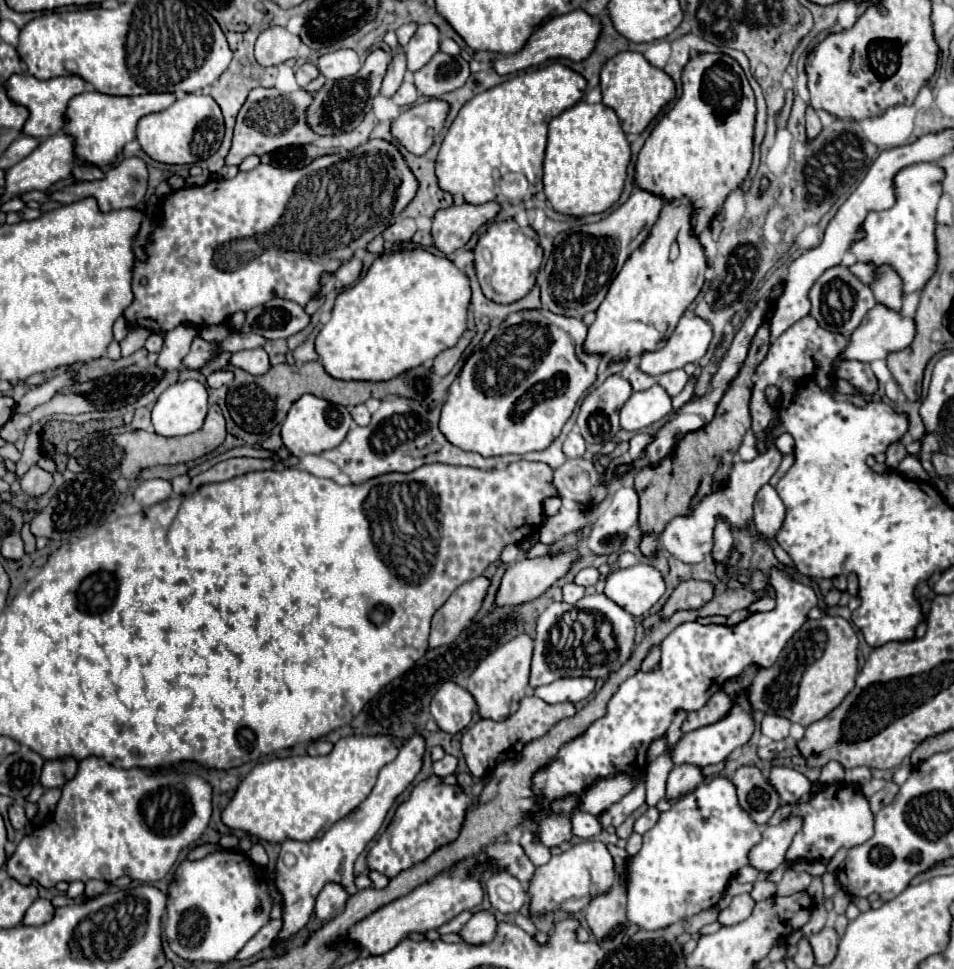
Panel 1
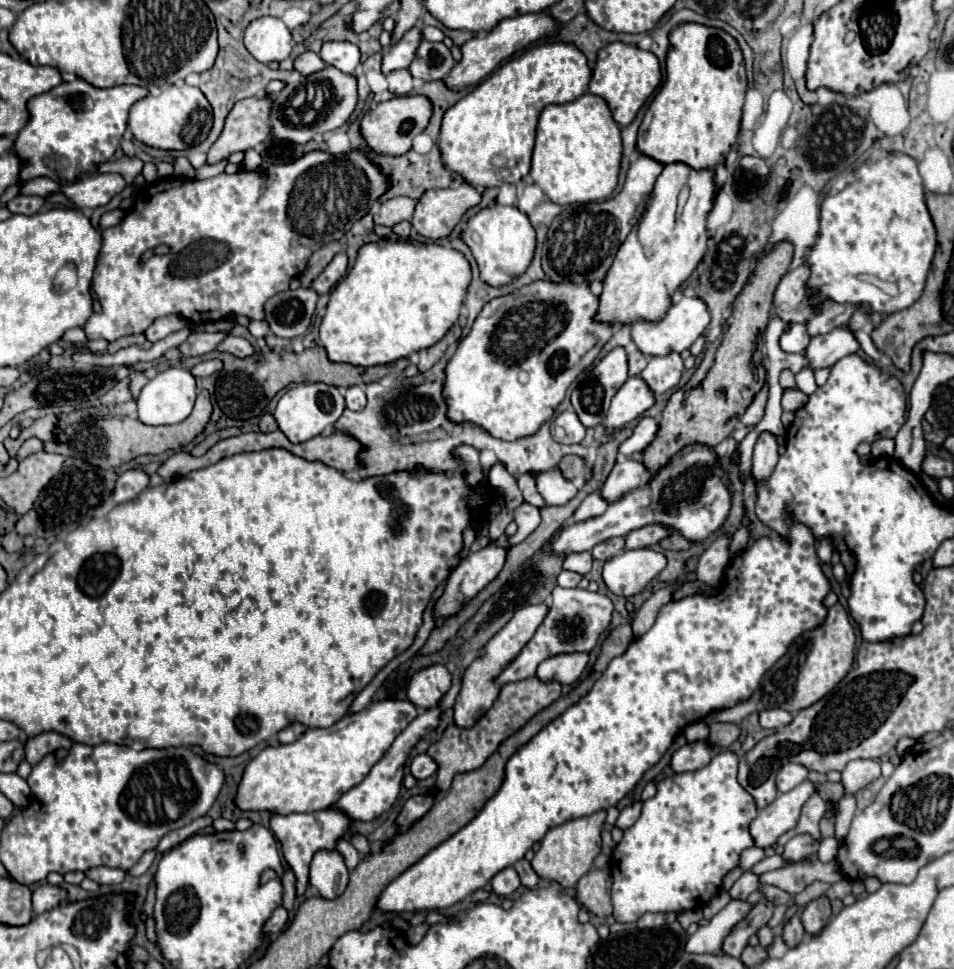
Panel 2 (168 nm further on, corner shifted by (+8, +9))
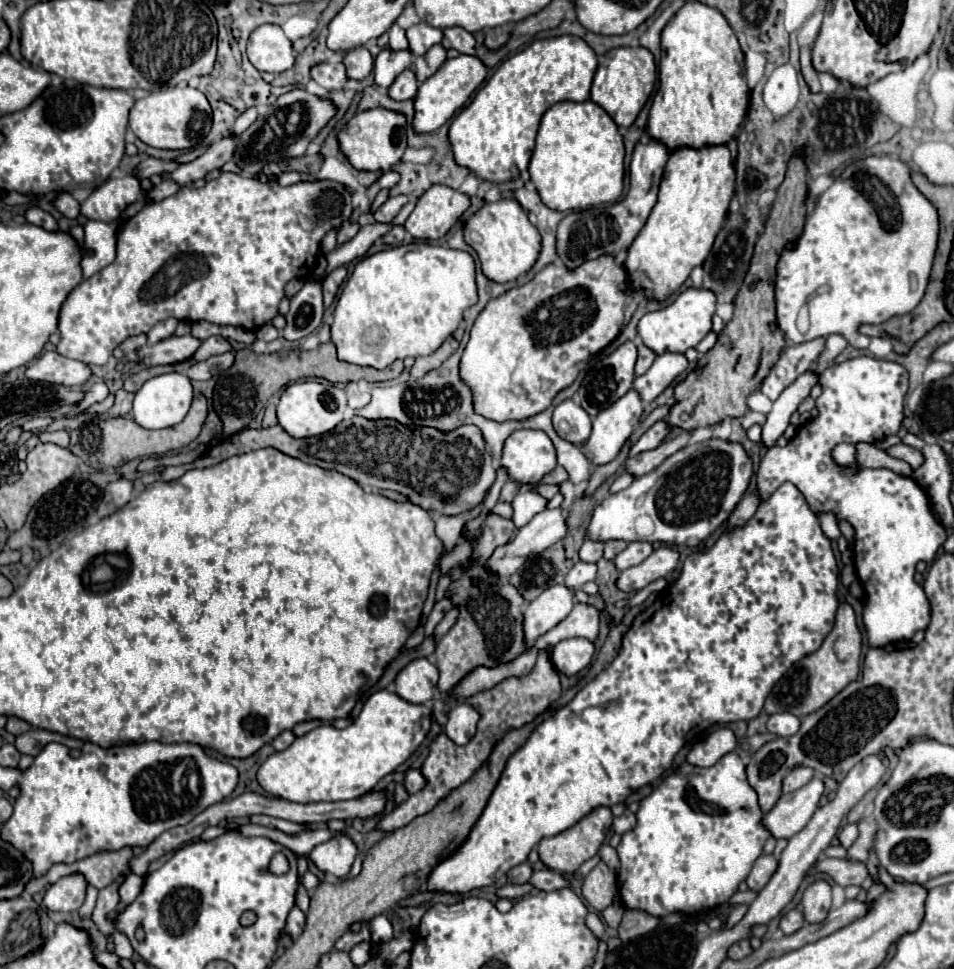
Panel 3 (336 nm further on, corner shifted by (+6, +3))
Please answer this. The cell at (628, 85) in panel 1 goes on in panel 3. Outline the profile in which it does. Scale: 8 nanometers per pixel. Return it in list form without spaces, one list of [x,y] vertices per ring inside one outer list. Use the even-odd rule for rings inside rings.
[[[642,46],[614,48],[606,52],[604,56],[600,56],[600,64],[592,82],[590,98],[596,104],[600,104],[618,126],[628,128],[634,124],[636,116],[640,114],[646,100],[650,98],[654,84],[656,84],[656,64],[654,64],[654,56],[646,48]]]

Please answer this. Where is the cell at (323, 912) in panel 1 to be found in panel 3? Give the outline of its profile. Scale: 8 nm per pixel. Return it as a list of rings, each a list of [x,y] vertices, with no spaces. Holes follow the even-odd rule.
[[[336,834],[330,842],[314,846],[314,850],[308,854],[308,858],[314,862],[314,866],[320,872],[324,872],[332,878],[344,880],[356,858],[356,846],[348,836]]]

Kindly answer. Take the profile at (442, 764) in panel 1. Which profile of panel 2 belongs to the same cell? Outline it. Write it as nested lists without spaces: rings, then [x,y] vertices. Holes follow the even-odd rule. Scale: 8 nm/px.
[[[418,754],[410,764],[410,774],[416,780],[426,780],[436,772],[436,762],[428,754]]]

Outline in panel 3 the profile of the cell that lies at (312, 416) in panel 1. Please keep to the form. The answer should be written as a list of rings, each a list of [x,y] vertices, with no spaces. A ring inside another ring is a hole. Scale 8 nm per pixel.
[[[296,382],[290,384],[278,402],[278,424],[292,436],[292,438],[310,438],[318,434],[326,434],[336,428],[344,420],[346,410],[346,394],[342,388],[330,382]]]

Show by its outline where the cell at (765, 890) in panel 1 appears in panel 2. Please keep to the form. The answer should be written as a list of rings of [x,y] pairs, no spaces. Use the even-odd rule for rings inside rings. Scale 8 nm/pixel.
[[[814,856],[814,858],[802,860],[798,864],[788,864],[784,868],[778,868],[778,870],[772,870],[772,872],[762,874],[760,876],[760,884],[778,886],[784,892],[788,892],[788,894],[794,896],[794,894],[802,892],[808,884],[812,884],[816,880],[834,884],[834,882],[838,882],[842,878],[844,878],[844,874],[842,874],[840,864],[836,860],[824,864],[824,862],[820,862]]]

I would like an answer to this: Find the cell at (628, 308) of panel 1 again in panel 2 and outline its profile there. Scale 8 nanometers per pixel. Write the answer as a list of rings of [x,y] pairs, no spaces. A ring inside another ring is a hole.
[[[672,162],[664,166],[640,222],[620,246],[614,264],[604,278],[596,320],[610,324],[632,324],[636,318],[660,320],[660,316],[668,312],[672,294],[694,272],[706,252],[706,218],[714,206],[714,196],[714,170],[694,170],[684,162]],[[682,186],[690,186],[690,198],[682,208],[682,216],[676,218],[676,200]]]

